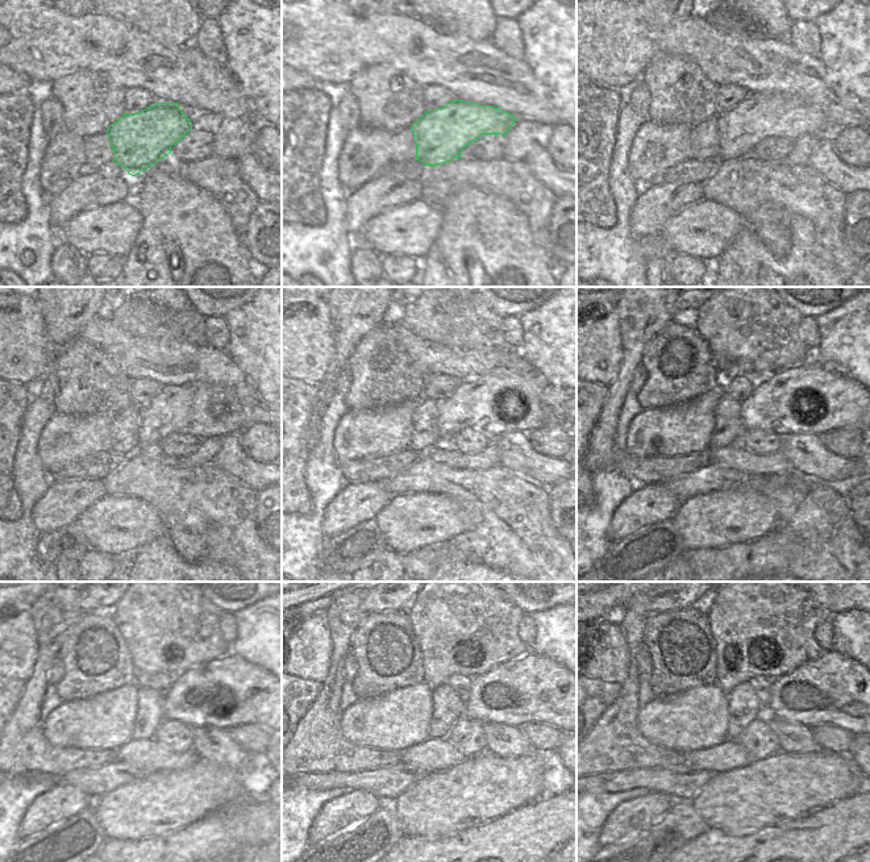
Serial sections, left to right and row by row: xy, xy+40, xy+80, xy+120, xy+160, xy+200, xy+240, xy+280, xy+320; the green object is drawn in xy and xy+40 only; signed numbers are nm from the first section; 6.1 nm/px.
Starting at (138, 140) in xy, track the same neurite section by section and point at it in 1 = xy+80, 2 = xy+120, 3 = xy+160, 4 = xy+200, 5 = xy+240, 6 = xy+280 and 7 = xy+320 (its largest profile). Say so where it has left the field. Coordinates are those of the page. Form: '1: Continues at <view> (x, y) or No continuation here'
1: Continues at xy+80 (761, 115)
2: Continues at xy+120 (196, 408)
3: Continues at xy+160 (494, 404)
4: Continues at xy+200 (808, 399)
5: Continues at xy+240 (229, 691)
6: Continues at xy+280 (533, 688)
7: Continues at xy+320 (833, 688).

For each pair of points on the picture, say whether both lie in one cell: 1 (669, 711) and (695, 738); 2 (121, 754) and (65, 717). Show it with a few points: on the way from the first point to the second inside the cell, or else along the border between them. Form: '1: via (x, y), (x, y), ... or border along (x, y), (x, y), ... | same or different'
1: via (675, 717), (690, 732) | same
2: border along (130, 738), (116, 750) | different

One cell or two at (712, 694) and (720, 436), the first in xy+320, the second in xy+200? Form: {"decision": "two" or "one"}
{"decision": "two"}

